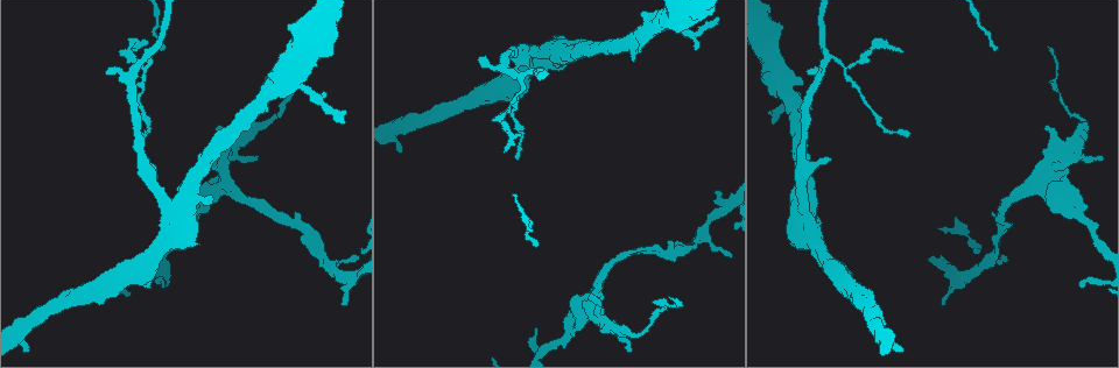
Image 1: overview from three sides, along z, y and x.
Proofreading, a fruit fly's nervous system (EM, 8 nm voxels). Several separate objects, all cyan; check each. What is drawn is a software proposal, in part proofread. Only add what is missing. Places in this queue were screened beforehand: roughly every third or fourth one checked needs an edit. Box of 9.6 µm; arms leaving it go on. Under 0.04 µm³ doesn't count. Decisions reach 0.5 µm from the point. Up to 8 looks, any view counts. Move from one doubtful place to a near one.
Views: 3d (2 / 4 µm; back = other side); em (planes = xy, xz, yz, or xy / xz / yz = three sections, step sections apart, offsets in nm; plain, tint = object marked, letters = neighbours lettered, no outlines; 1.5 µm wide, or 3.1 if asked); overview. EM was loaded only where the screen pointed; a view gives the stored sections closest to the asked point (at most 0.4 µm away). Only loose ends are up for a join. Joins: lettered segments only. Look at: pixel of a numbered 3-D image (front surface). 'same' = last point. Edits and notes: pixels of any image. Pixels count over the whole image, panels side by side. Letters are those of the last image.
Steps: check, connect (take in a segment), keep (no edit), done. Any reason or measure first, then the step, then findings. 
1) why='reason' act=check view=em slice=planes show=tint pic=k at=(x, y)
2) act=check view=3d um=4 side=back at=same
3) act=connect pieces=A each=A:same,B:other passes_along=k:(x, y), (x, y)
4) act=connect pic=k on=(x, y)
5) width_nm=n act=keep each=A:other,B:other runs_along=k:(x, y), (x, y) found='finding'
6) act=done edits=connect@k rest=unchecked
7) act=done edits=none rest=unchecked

why='free end' act=check view=em slice=planes show=tint pic=1 at=(714, 21)

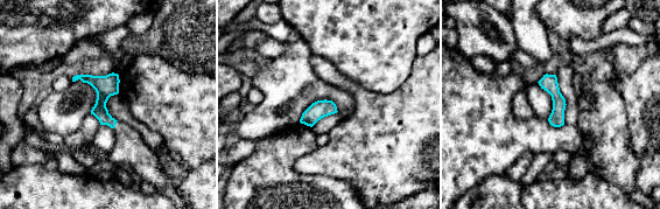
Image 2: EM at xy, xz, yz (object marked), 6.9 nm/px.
act=check view=em slice=planes show=letters at=same

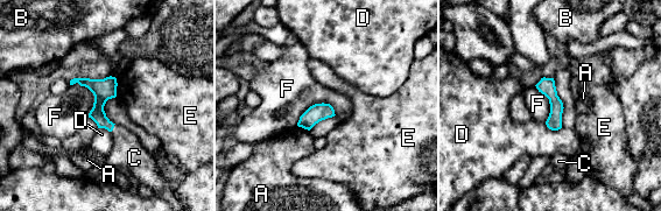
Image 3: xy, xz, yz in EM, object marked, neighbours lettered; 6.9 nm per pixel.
longest_contact=F:300nm act=connect pieces=C each=A:other,B:other,C:same,D:other,E:other,F:other found='it goes on there'

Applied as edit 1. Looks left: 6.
why='branch stops here' act=check view=em slice=xz step=8 show=letters pic=1 at=(344, 305)

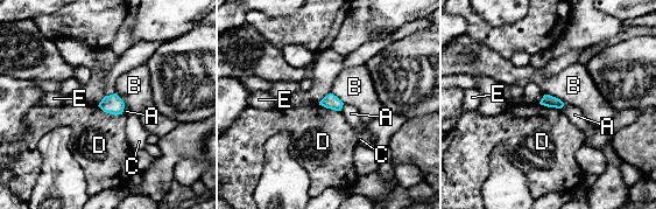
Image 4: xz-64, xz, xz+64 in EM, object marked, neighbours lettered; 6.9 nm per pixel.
act=keep each=A:other,B:other,C:other,D:other,E:other border=4:(544, 93), (555, 96), (564, 103) found='none of them fits'

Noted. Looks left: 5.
act=done edits=connect@3 rest=unchecked

